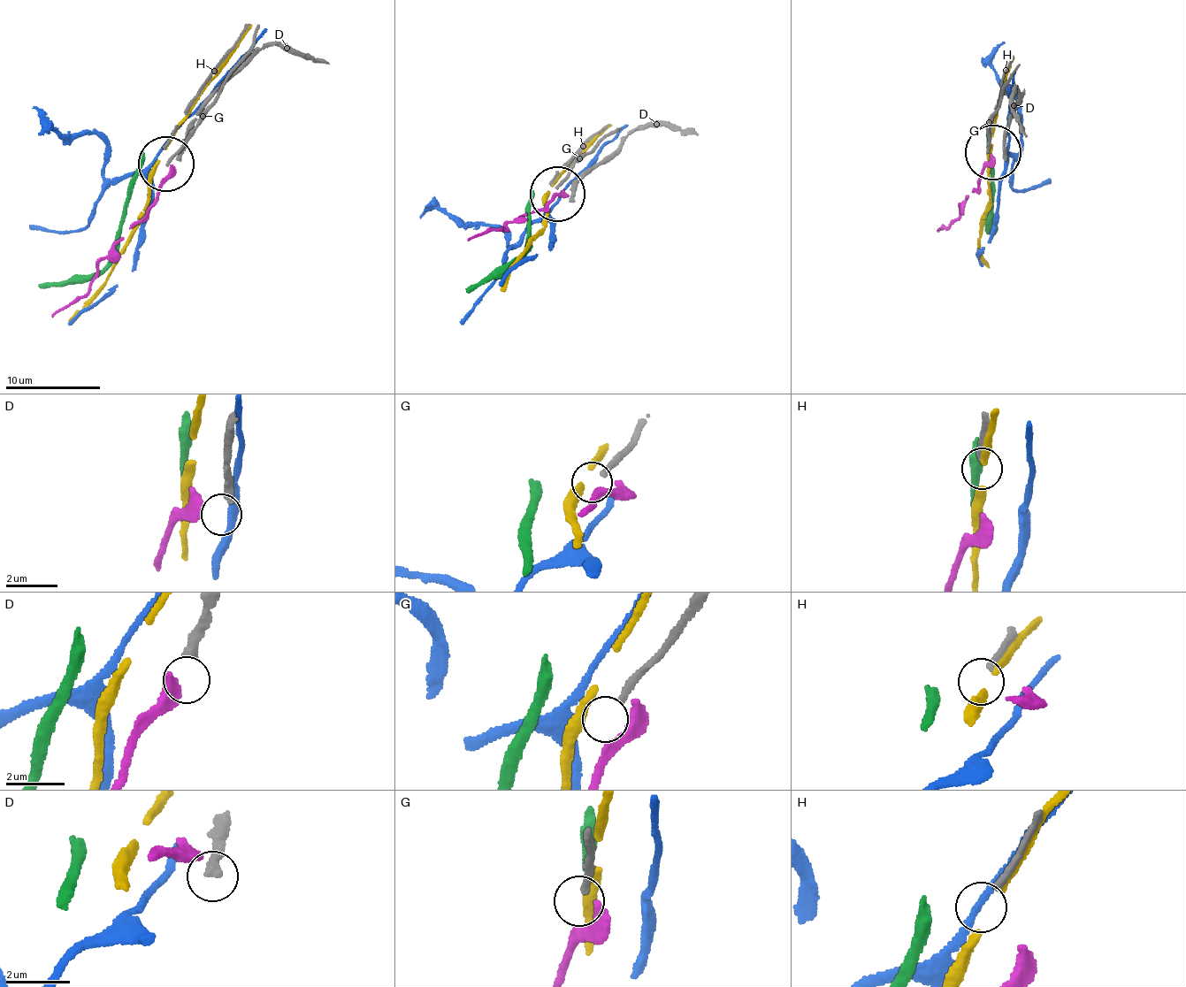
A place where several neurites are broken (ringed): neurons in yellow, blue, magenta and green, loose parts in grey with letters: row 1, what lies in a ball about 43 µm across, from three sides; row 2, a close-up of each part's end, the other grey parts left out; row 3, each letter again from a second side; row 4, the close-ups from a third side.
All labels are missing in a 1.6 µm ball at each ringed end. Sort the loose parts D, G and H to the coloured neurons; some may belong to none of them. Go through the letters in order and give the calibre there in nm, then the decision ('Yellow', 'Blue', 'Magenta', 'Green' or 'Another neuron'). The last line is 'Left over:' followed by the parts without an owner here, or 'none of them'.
D: Thickness 360 nm. Another neuron
G: Thickness 200 nm. Another neuron
H: Thickness 220 nm. Another neuron
Left over: D, G, H

